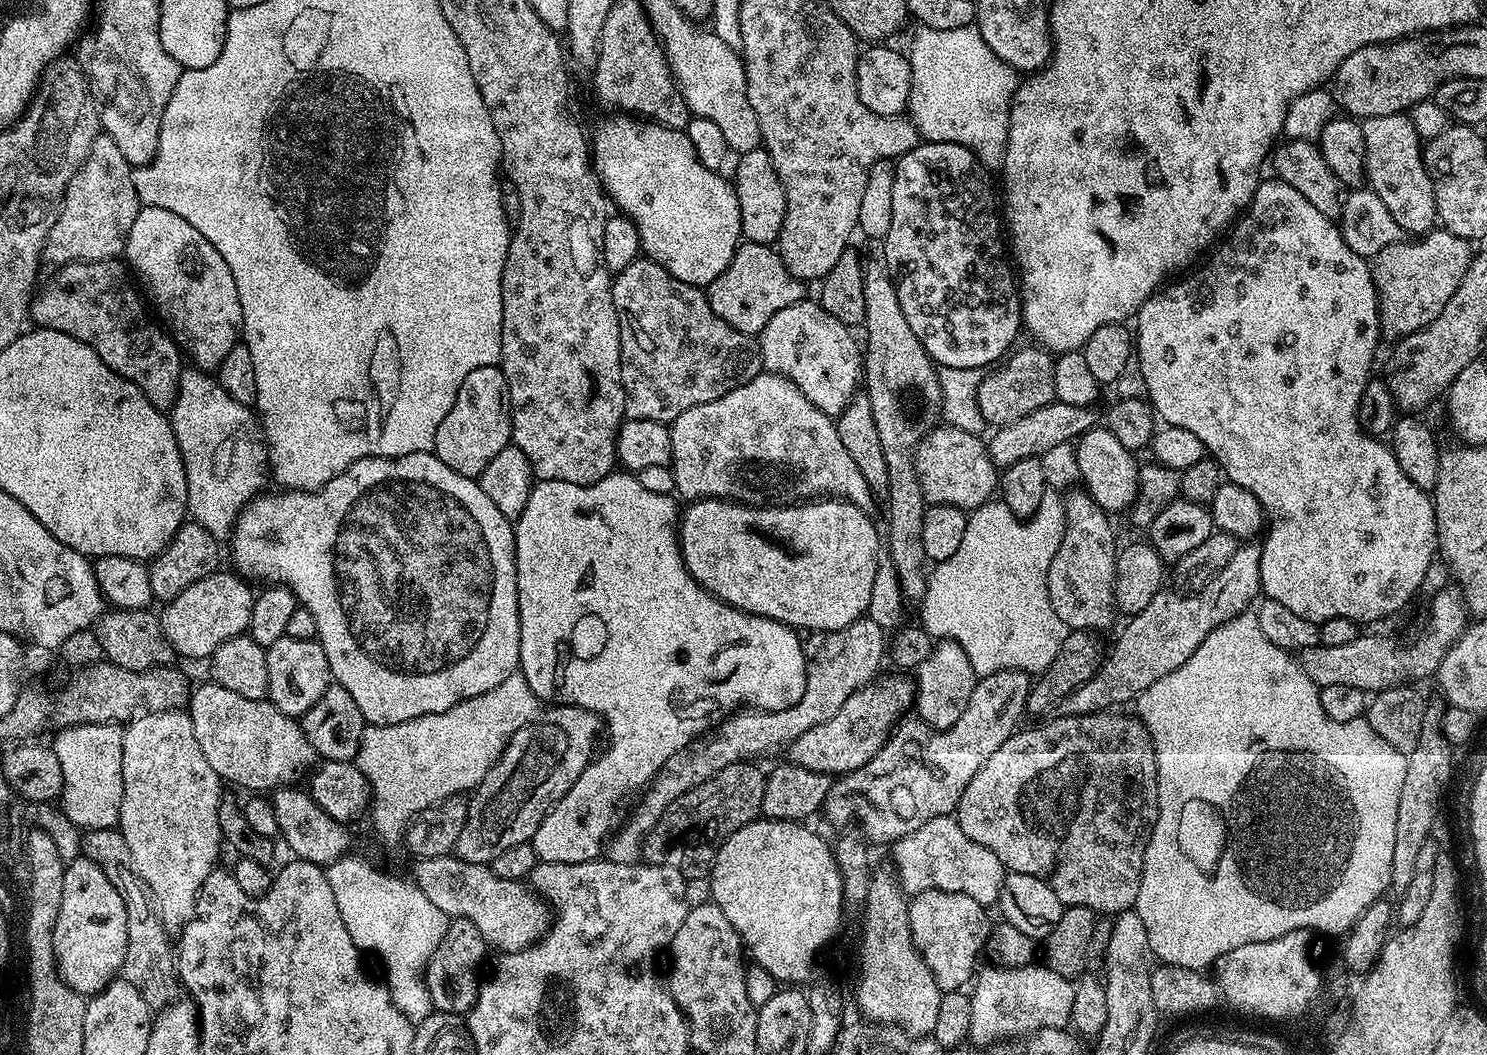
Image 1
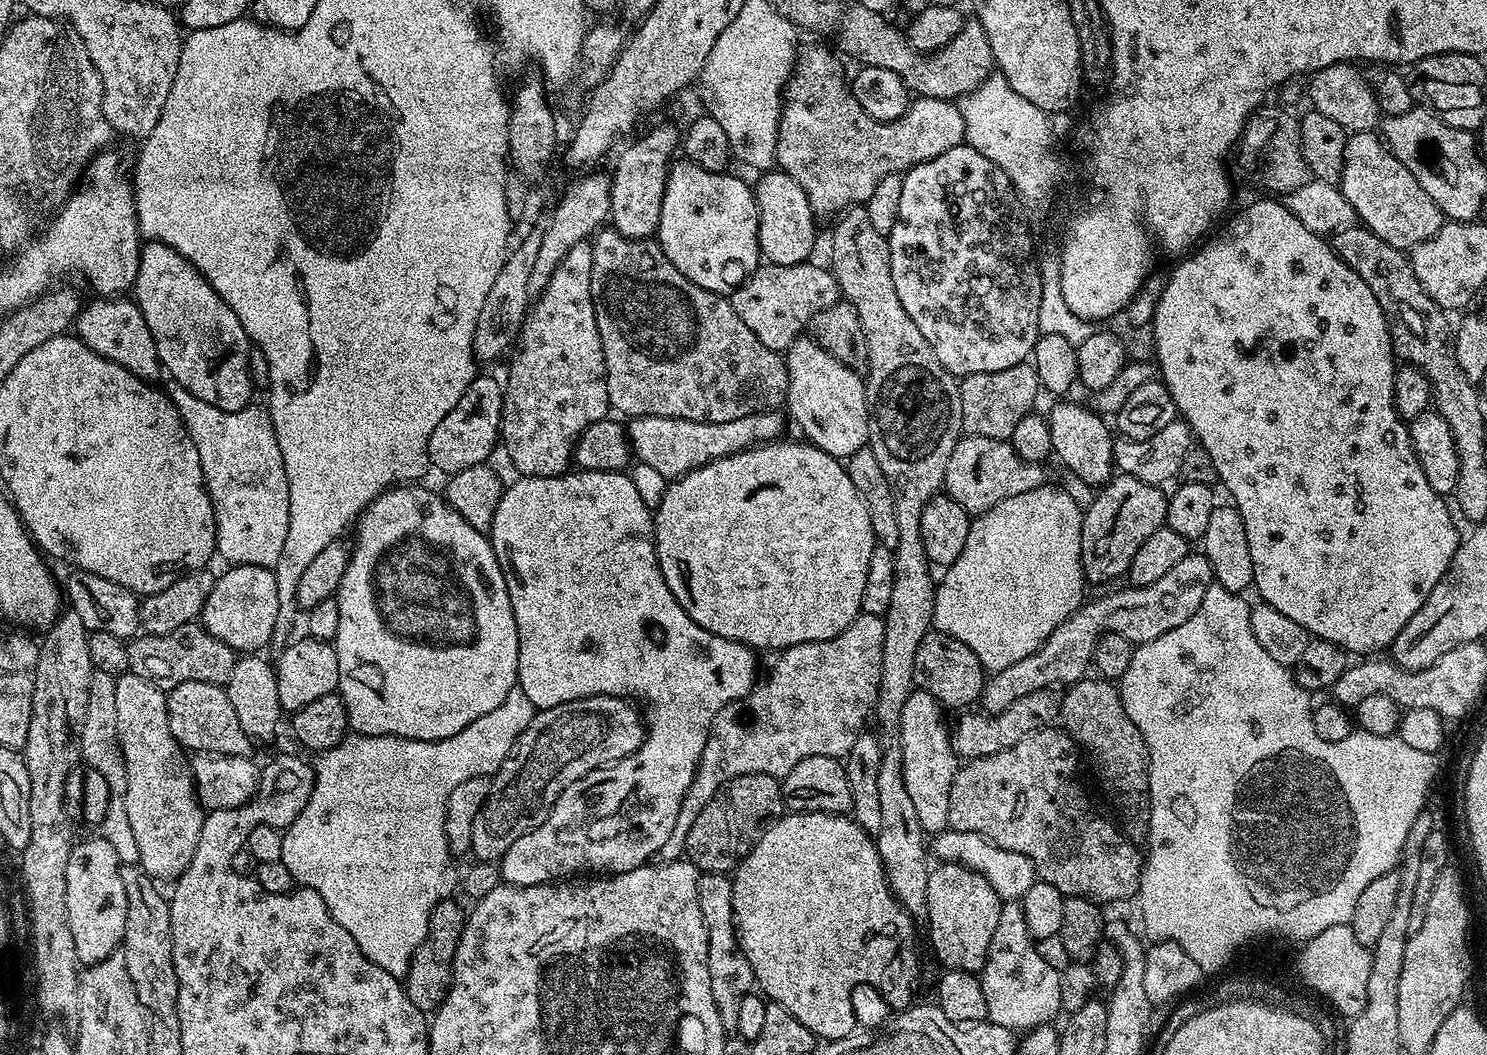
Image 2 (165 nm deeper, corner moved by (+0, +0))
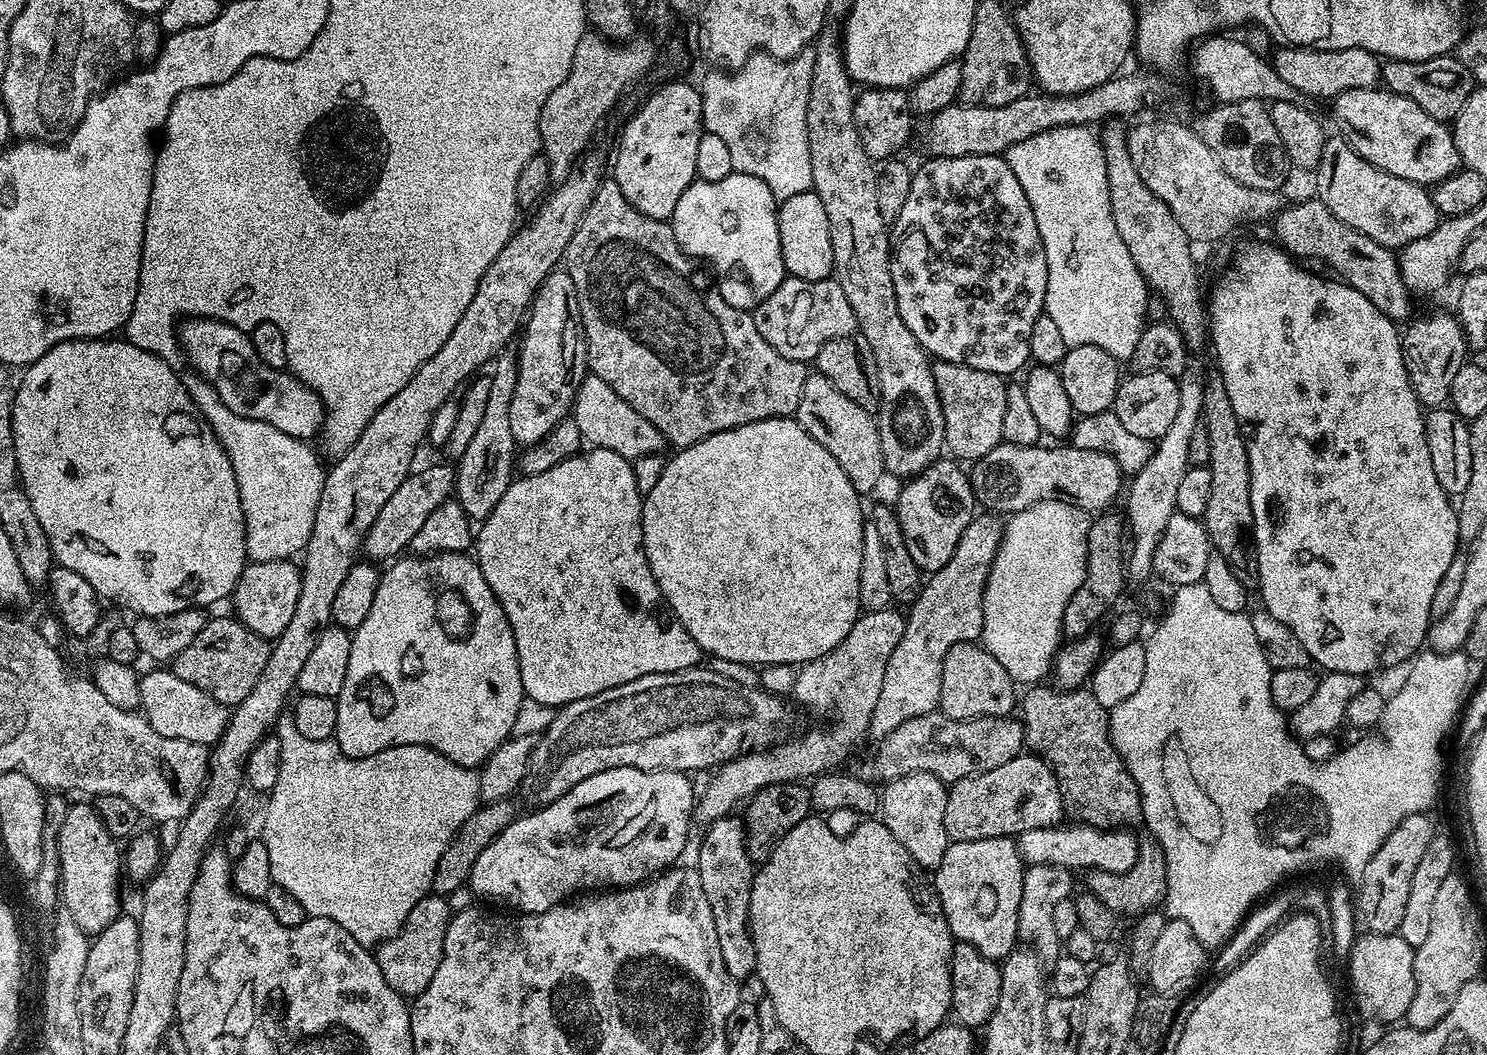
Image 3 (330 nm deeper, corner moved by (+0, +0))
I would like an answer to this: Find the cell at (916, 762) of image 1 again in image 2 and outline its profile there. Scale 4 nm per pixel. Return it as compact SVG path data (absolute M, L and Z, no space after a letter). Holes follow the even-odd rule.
M1189 554L1163 578L1158 578L1158 582L1150 582L1150 586L1124 586L1121 592L1100 596L1093 604L1081 603L1055 628L1050 638L1046 638L1043 646L1030 654L1030 658L1022 658L1022 662L1014 662L1014 666L1006 666L1006 670L993 672L985 679L983 711L988 714L1001 712L1018 698L1034 694L1034 690L1060 684L1071 686L1085 679L1094 664L1096 643L1107 632L1117 632L1133 646L1154 642L1162 638L1162 634L1170 634L1174 626L1182 626L1182 622L1186 622L1186 618L1190 618L1190 614L1202 606L1202 598L1213 582L1212 567L1205 556Z

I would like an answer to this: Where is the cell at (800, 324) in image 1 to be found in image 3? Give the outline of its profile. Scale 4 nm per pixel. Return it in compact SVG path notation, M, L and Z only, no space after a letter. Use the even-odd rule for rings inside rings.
M808 375L806 386L802 386L802 398L798 402L798 410L794 419L804 427L806 434L810 434L810 438L814 438L822 446L826 446L826 450L830 450L830 454L834 454L834 462L838 462L838 466L842 466L842 470L846 470L856 492L861 494L872 492L879 486L880 479L885 479L880 429L873 413L862 410L862 406L858 406L858 402L850 402L850 398L846 398L846 394L842 394L842 390L837 390L834 382L830 382L825 376Z

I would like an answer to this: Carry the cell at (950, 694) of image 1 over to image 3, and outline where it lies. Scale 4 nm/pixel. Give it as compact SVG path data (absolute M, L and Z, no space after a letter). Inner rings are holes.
M915 772L914 774L906 774L897 780L887 781L880 792L879 819L884 821L886 830L890 830L890 834L894 834L894 838L898 838L898 842L902 842L902 846L906 846L906 850L910 850L910 858L914 858L918 867L925 870L934 870L939 866L950 843L946 834L948 790L949 785L938 778L934 778L934 774Z

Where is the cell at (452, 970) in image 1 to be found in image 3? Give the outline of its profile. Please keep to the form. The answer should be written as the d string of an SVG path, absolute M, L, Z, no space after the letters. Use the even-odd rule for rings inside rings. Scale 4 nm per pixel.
M435 894L424 896L406 918L406 922L388 940L375 945L374 955L382 978L399 996L415 998L430 986L434 973L438 971L438 962L444 957L446 930L450 926L454 913L450 910L447 899Z

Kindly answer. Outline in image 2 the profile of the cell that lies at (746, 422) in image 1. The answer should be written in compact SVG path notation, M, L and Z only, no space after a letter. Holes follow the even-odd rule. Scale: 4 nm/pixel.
M776 410L755 412L746 418L734 418L734 422L694 422L665 416L637 416L626 424L628 441L632 443L632 455L639 463L658 470L670 482L687 472L693 472L711 460L754 448L781 439L785 435L785 417Z

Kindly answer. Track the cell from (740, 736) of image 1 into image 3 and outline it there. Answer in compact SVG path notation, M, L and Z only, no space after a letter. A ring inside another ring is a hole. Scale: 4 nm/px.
M889 606L882 610L864 612L854 622L850 634L846 634L846 638L842 638L842 642L838 642L838 646L834 646L834 650L830 650L830 654L812 660L797 671L800 673L797 674L796 681L792 684L792 692L796 695L797 702L805 704L810 711L817 712L820 716L832 716L832 728L816 728L813 732L806 733L801 740L788 740L785 744L770 749L769 752L749 750L734 757L733 760L728 760L726 763L719 765L709 775L713 776L709 778L704 793L701 796L699 793L698 799L695 801L694 820L697 825L700 823L700 826L707 826L729 815L733 810L736 810L732 808L738 807L737 809L739 809L742 802L755 796L757 792L761 792L766 786L808 782L829 770L837 769L840 765L843 765L840 763L851 754L856 739L867 733L868 723L874 714L874 705L878 702L878 694L882 694L882 677L886 675L886 662L890 662L890 654L894 654L894 646L898 646L898 638L902 638L905 617L901 613L899 616L895 610L897 611L895 607Z

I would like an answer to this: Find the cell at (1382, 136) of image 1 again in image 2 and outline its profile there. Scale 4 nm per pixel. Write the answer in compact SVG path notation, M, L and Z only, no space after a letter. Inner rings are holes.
M1375 131L1353 132L1346 142L1346 154L1342 162L1342 178L1338 185L1340 192L1350 202L1359 223L1369 228L1382 242L1401 250L1417 248L1426 238L1438 234L1446 222L1442 210L1418 186L1418 178L1394 158L1387 144Z

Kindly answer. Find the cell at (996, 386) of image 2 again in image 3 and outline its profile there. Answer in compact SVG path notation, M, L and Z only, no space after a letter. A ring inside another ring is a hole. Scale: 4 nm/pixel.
M949 360L933 363L932 373L938 386L938 398L942 402L947 451L960 462L981 460L1004 440L1002 422L1006 414L1008 389L1005 377L986 370L974 370L970 366Z

